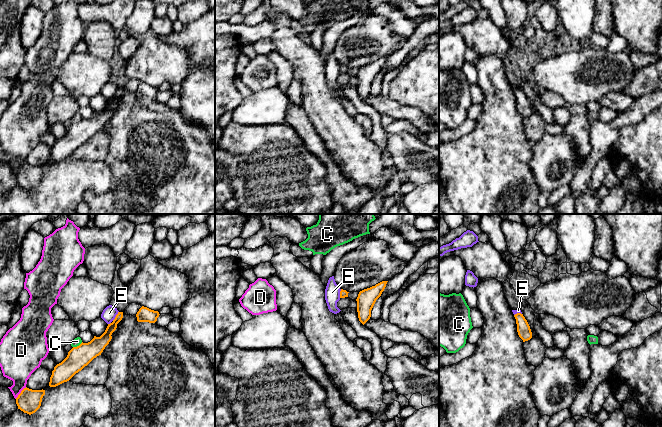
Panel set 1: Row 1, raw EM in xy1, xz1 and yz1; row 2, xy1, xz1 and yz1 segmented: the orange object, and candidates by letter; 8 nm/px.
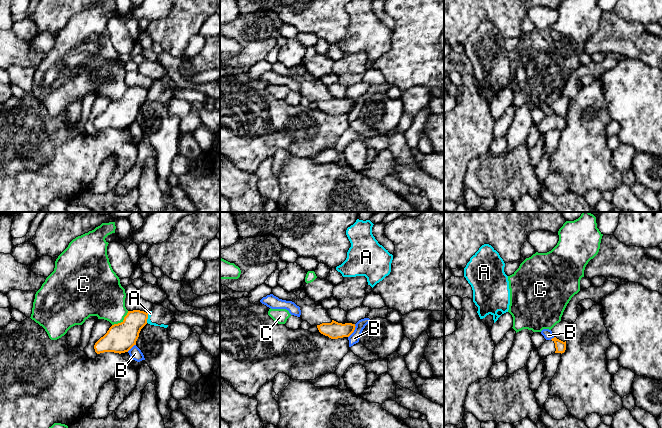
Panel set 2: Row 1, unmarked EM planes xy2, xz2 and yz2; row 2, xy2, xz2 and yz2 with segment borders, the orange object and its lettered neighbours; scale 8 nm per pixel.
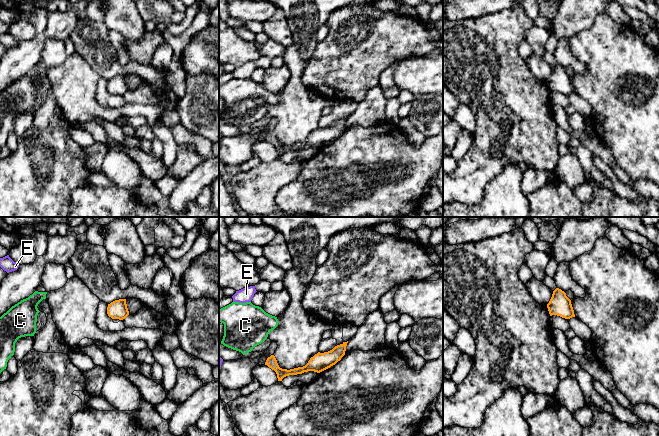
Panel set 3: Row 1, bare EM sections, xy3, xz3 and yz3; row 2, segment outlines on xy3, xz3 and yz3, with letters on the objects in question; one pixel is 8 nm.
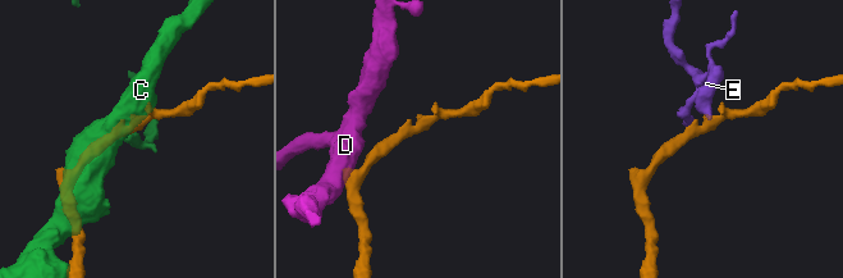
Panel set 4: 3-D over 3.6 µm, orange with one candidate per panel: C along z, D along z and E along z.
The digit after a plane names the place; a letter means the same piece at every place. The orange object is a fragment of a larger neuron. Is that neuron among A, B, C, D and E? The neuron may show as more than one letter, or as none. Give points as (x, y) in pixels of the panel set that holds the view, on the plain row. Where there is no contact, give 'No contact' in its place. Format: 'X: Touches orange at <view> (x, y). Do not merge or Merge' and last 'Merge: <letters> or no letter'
A: Touches orange at xy2 (147, 94). Do not merge
B: Touches orange at xz2 (353, 107). Do not merge
C: Touches orange at xy2 (121, 98). Do not merge
D: Touches orange at xy1 (21, 168). Do not merge
E: Touches orange at xy1 (116, 92). Do not merge
Merge: no letter

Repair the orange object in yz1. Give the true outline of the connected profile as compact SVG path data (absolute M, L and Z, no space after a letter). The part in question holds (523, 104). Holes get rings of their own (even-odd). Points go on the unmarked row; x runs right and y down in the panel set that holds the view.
M517 89L514 91L514 93L516 95L519 113L523 116L523 118L530 116L532 114L532 108L523 90Z

